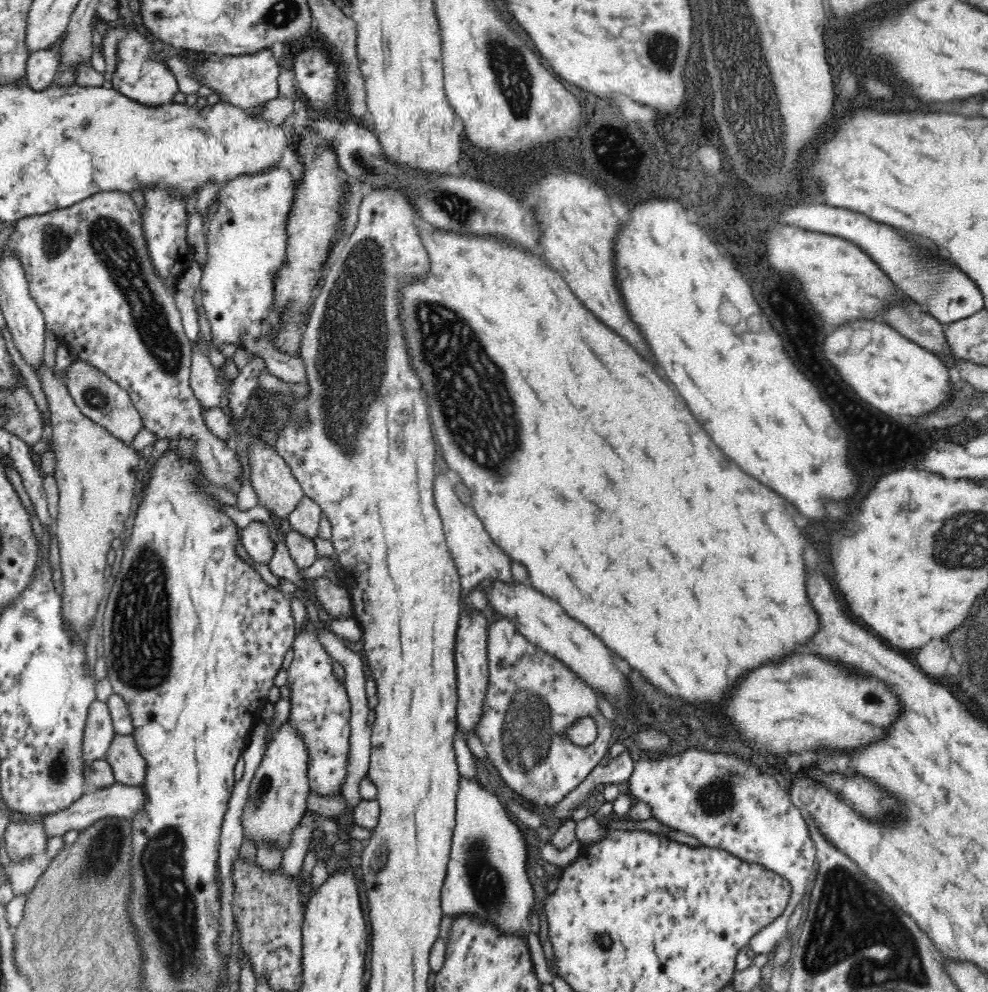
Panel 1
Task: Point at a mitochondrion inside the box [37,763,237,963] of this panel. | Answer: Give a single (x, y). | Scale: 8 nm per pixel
(100, 854)

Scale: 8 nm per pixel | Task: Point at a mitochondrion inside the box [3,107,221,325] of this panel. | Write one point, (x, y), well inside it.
(55, 239)

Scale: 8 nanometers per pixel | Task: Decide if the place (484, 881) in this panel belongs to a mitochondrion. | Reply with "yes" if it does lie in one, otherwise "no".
yes

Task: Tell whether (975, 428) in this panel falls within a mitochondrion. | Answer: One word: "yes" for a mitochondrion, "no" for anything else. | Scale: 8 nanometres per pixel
no

